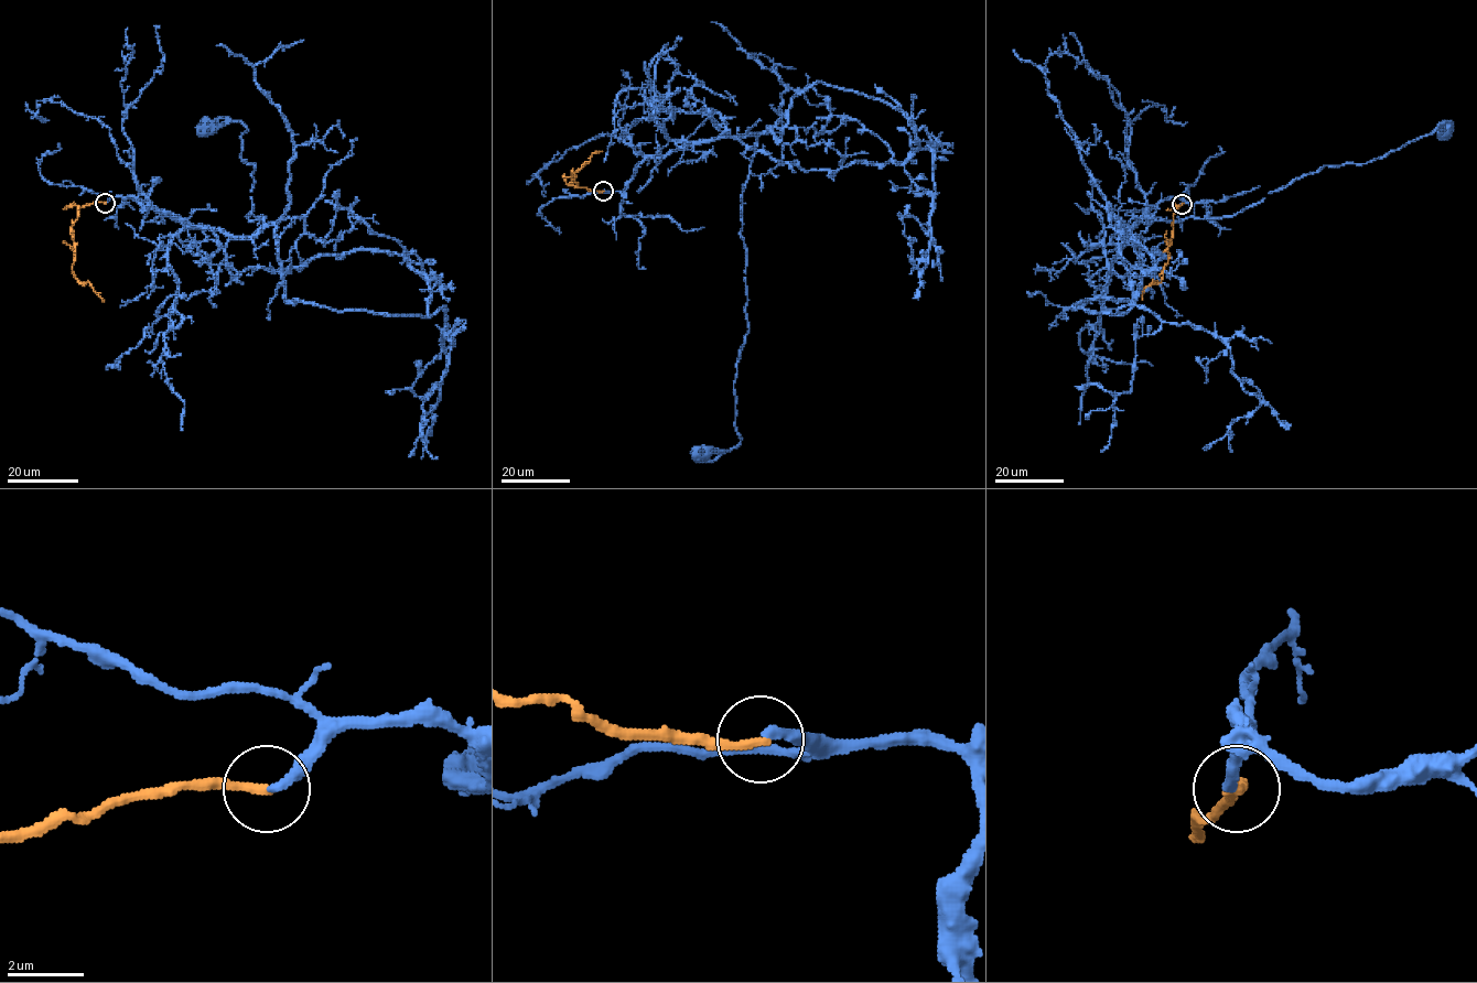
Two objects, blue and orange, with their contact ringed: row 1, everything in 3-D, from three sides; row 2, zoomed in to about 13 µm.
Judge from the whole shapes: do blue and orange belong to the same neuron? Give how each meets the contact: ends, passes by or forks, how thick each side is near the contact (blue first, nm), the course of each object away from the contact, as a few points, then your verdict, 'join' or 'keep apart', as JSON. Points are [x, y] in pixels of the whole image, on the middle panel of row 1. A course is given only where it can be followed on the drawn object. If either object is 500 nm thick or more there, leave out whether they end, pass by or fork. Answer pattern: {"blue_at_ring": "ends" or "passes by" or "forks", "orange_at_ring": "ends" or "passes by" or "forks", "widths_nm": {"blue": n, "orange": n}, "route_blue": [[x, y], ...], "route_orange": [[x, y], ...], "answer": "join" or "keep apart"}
{"blue_at_ring": "ends", "orange_at_ring": "ends", "widths_nm": {"blue": 240, "orange": 240}, "route_blue": [[603, 192], [623, 192], [649, 158], [757, 136], [742, 197], [748, 331], [734, 385], [740, 442], [702, 453]], "route_orange": [[603, 192], [589, 191], [571, 182], [574, 180], [572, 172], [578, 172], [594, 152], [602, 151]], "answer": "join"}

